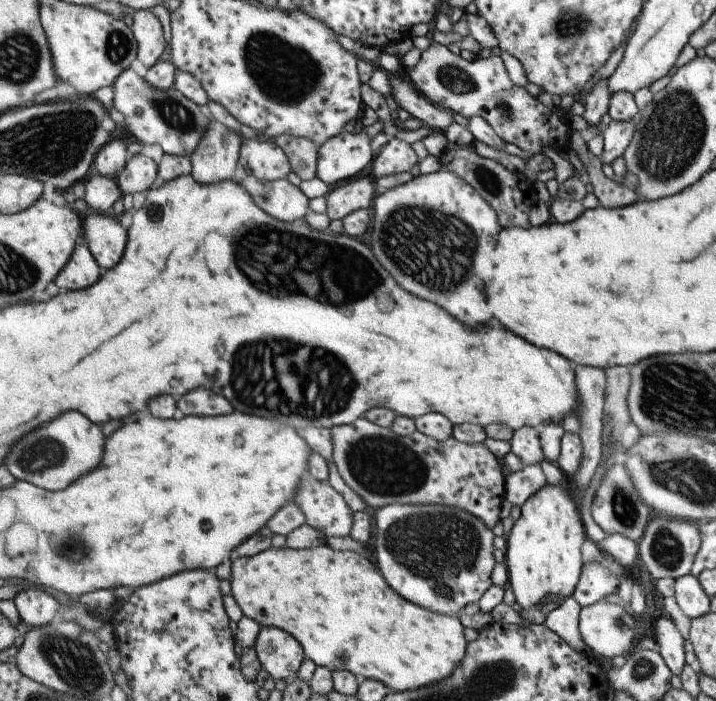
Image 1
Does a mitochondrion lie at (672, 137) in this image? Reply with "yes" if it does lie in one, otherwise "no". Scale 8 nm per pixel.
yes

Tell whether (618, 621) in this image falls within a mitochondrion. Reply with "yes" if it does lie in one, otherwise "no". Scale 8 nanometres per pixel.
yes

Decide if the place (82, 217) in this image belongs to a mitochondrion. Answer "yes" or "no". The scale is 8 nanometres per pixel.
no

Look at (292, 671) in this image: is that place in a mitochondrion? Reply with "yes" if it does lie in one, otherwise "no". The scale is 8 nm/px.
no

